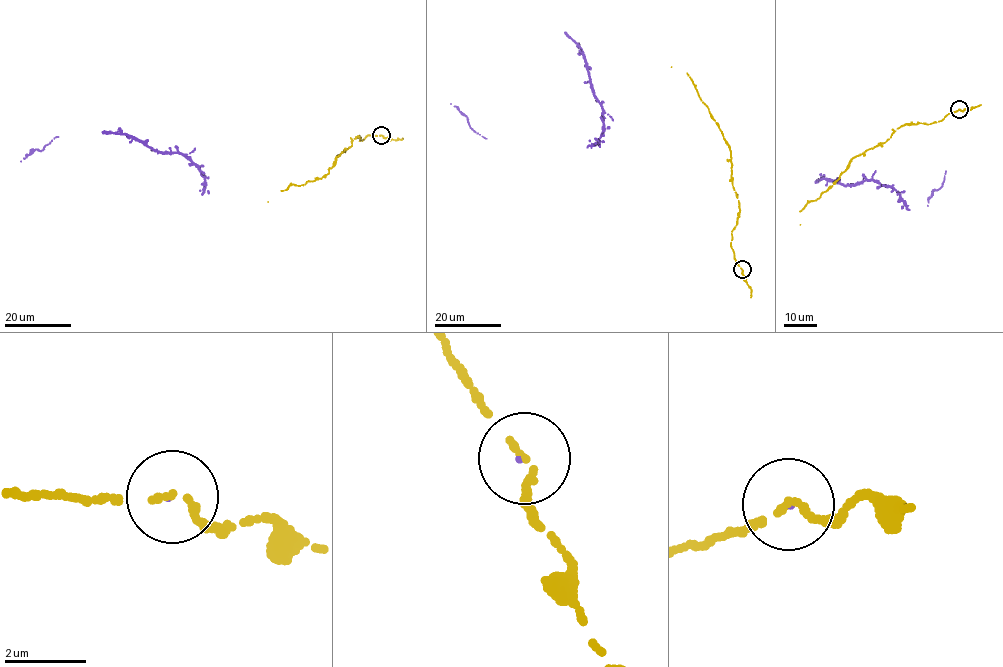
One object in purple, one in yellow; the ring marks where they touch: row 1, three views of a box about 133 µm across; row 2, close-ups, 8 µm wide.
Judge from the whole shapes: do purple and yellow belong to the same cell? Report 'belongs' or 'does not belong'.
belongs

